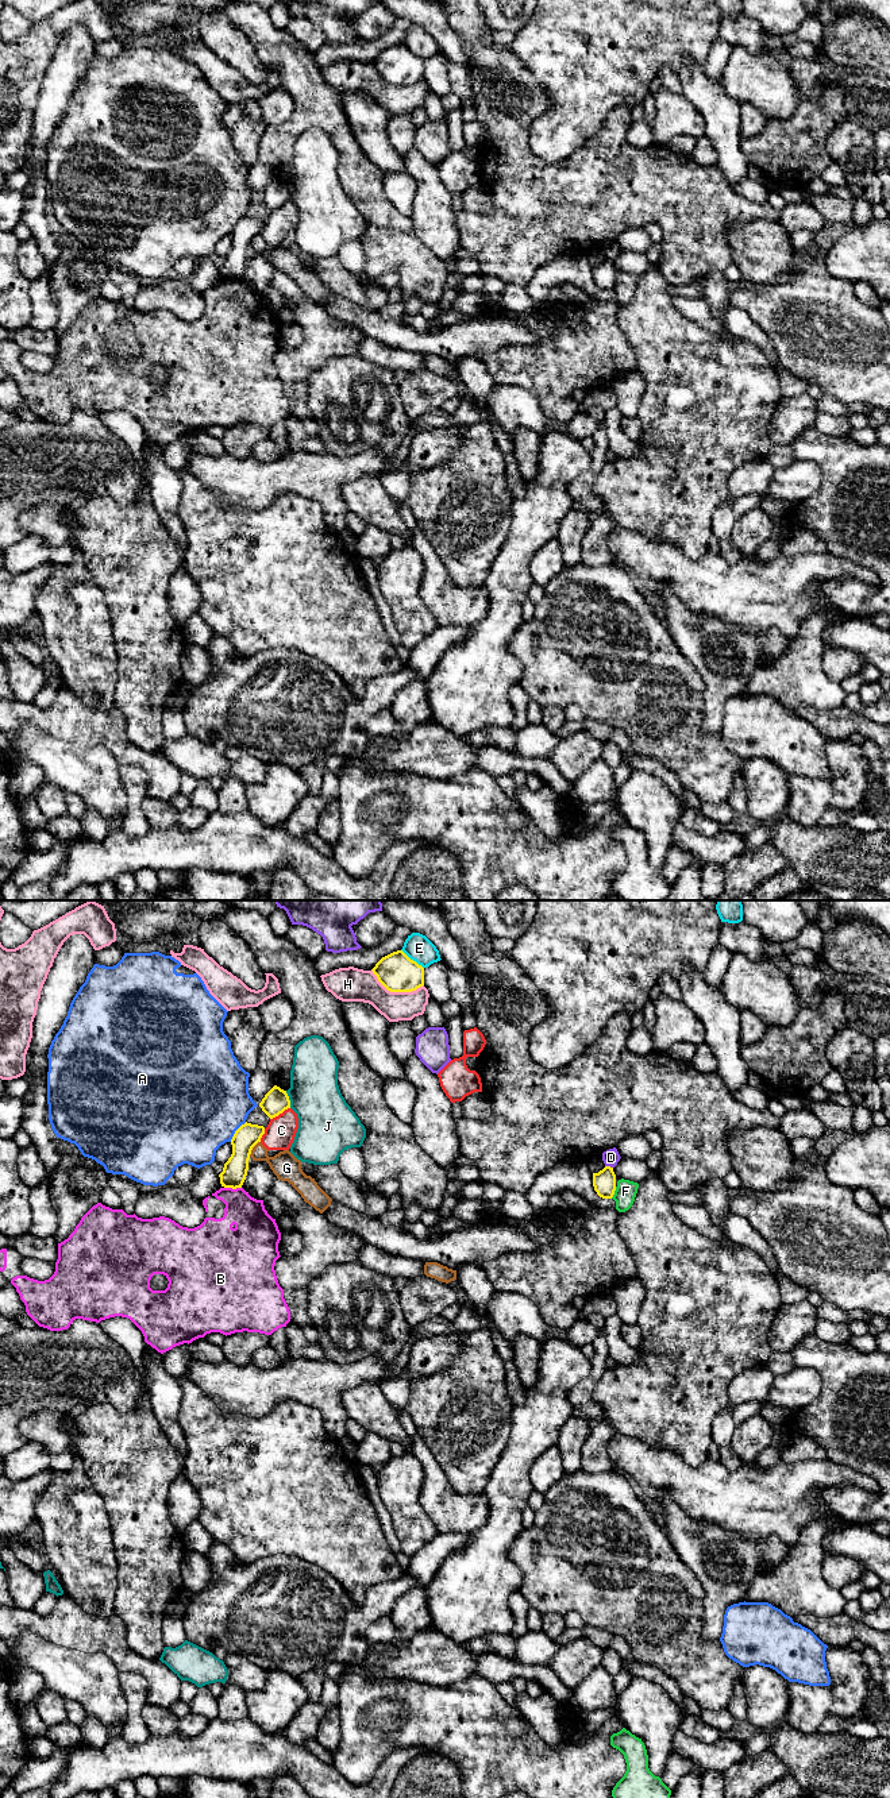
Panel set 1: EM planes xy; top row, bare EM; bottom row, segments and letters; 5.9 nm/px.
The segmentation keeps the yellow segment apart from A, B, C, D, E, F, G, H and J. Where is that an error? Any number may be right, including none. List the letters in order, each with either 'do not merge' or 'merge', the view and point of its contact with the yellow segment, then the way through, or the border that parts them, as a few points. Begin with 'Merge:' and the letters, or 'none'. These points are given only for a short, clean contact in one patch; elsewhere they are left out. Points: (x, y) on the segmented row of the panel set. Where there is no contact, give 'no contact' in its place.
Merge: none
A: do not merge; contact xy (235, 1131)
B: do not merge; contact xy (232, 1188)
C: do not merge; contact xy (280, 1112)
D: do not merge; contact xy (609, 1166)
E: do not merge; contact xy (412, 960)
F: do not merge; contact xy (613, 1192)
G: do not merge; contact xy (251, 1149); border xy (259, 1141), (249, 1156)
H: do not merge; contact xy (396, 991)
J: do not merge; contact xy (288, 1099)

